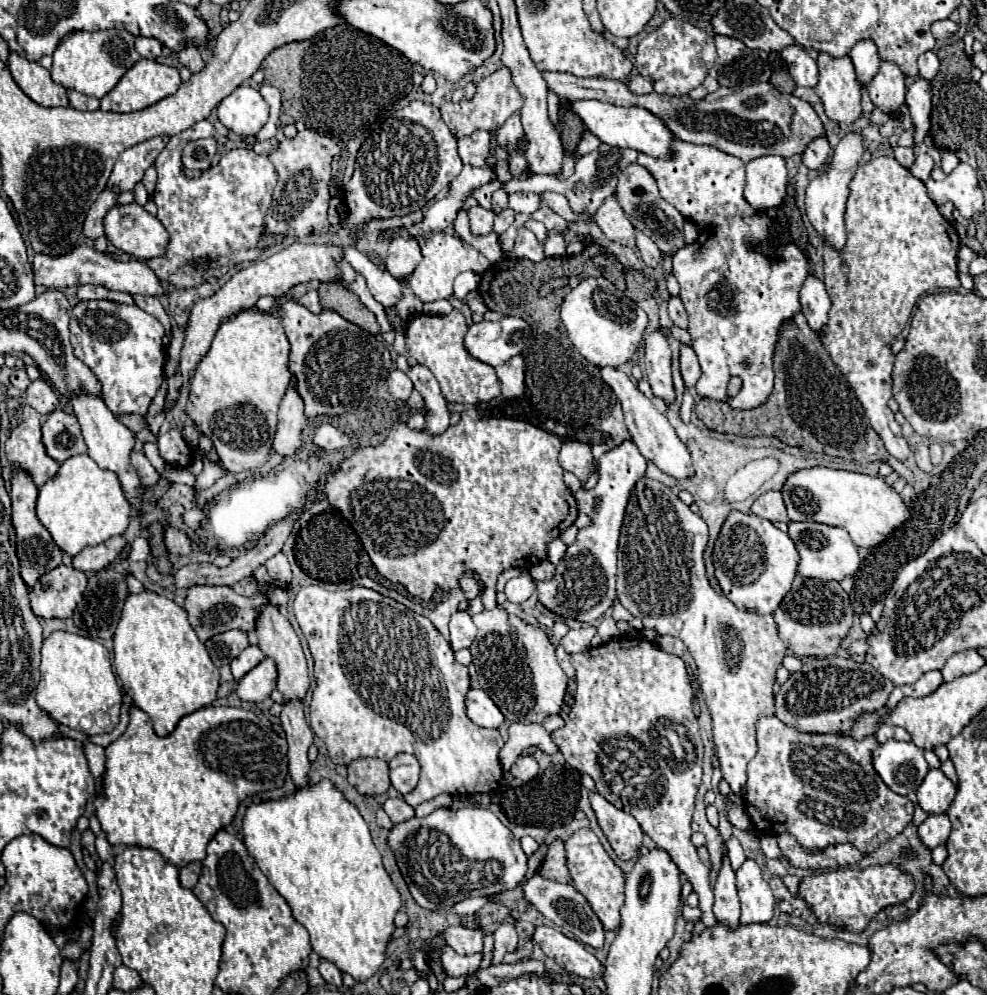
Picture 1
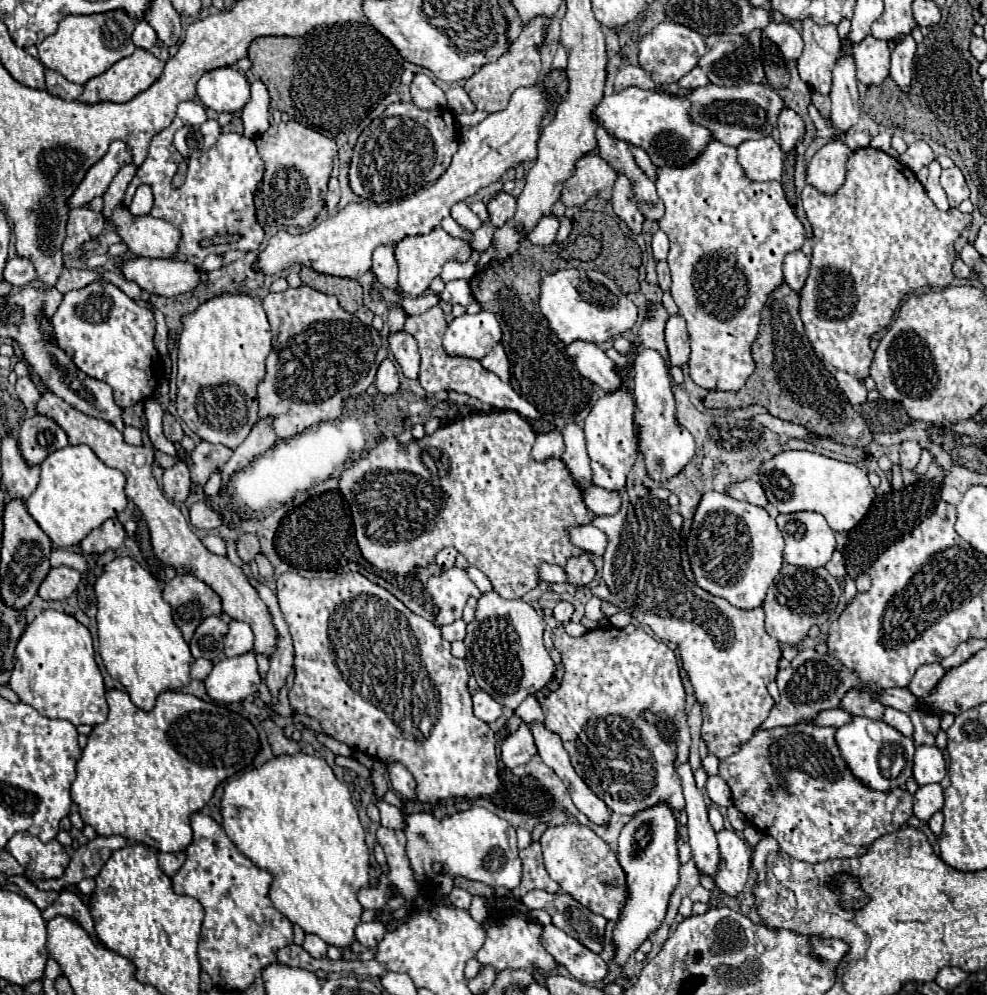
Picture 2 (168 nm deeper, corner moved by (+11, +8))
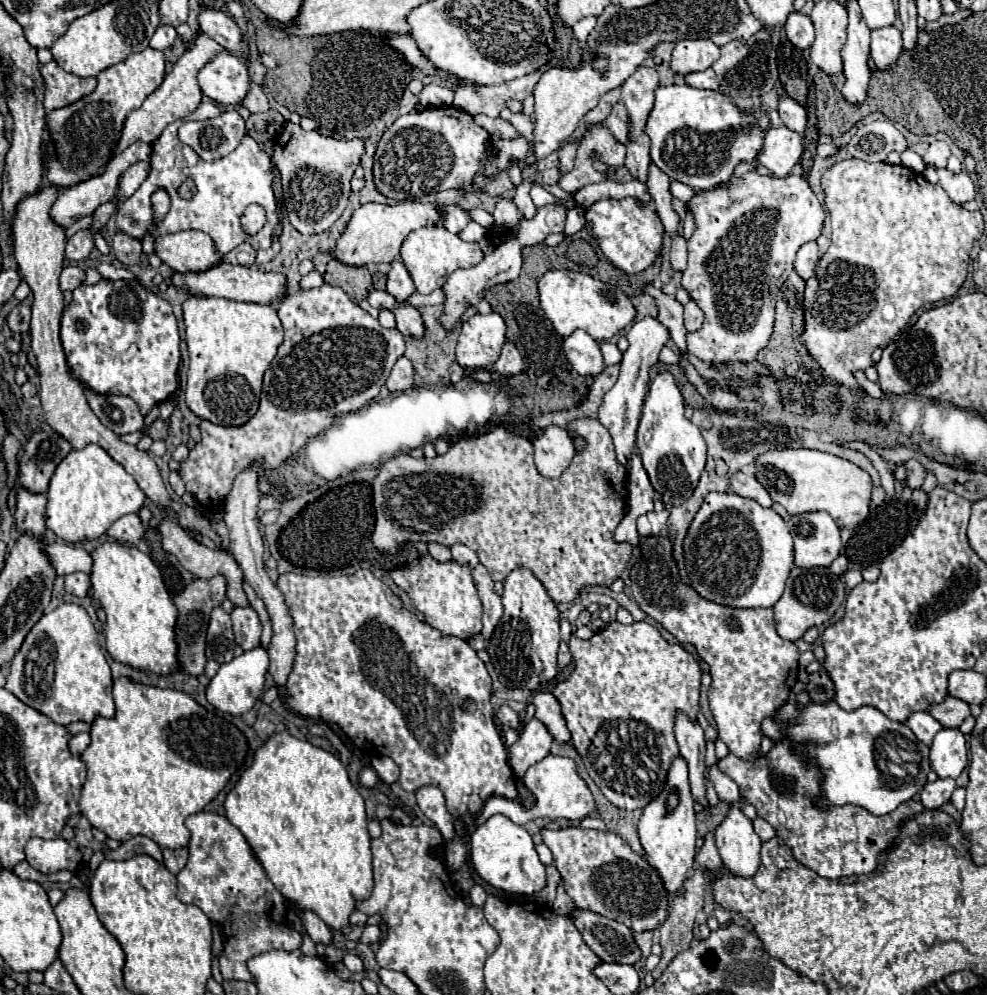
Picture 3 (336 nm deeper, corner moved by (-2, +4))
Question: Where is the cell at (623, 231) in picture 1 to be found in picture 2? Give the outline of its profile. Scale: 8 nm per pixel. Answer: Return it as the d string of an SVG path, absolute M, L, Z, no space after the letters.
M591 149L581 159L577 159L573 175L563 183L561 199L569 205L583 205L589 197L609 199L609 189L613 189L617 173L601 159L599 149Z

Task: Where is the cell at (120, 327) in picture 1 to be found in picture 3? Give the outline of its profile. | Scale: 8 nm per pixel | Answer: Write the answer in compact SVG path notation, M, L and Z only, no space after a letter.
M102 279L96 285L80 285L78 289L74 289L74 299L64 309L60 339L70 371L78 381L84 381L96 393L114 393L114 395L132 397L140 407L142 415L148 415L148 411L154 405L166 401L178 387L180 335L178 335L176 317L168 301L146 291L136 281Z

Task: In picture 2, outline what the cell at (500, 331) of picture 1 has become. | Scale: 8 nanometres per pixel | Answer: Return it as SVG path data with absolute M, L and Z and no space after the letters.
M479 311L477 315L455 317L445 333L443 349L451 357L483 359L493 345L501 341L501 327L493 313Z

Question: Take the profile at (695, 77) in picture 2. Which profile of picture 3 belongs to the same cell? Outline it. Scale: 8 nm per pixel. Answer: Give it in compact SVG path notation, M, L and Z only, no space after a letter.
M712 69L706 71L698 71L698 73L688 73L686 75L686 83L698 89L718 89L718 81Z

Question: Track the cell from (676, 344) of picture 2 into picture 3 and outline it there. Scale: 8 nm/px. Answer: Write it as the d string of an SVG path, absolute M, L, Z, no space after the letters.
M694 301L684 305L684 327L686 327L686 333L698 331L702 327L702 321L704 321L704 313Z

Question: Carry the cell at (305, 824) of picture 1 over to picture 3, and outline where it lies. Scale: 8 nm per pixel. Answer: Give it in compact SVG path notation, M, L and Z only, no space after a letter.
M276 733L272 735L254 755L254 763L250 769L246 769L240 775L240 781L234 785L234 789L228 793L226 801L224 801L224 809L226 809L226 817L228 821L238 827L242 831L242 835L246 837L248 845L252 847L256 859L262 863L268 879L274 883L274 887L288 899L292 901L298 909L302 911L312 911L316 913L326 925L330 925L330 929L340 931L340 933L350 933L352 925L350 925L350 915L356 911L356 903L366 899L372 893L372 851L370 851L370 833L368 833L368 819L366 819L366 809L364 809L364 799L362 795L356 791L356 787L350 783L346 767L340 763L338 757L334 757L332 753L314 747L308 741L300 741L288 733Z

